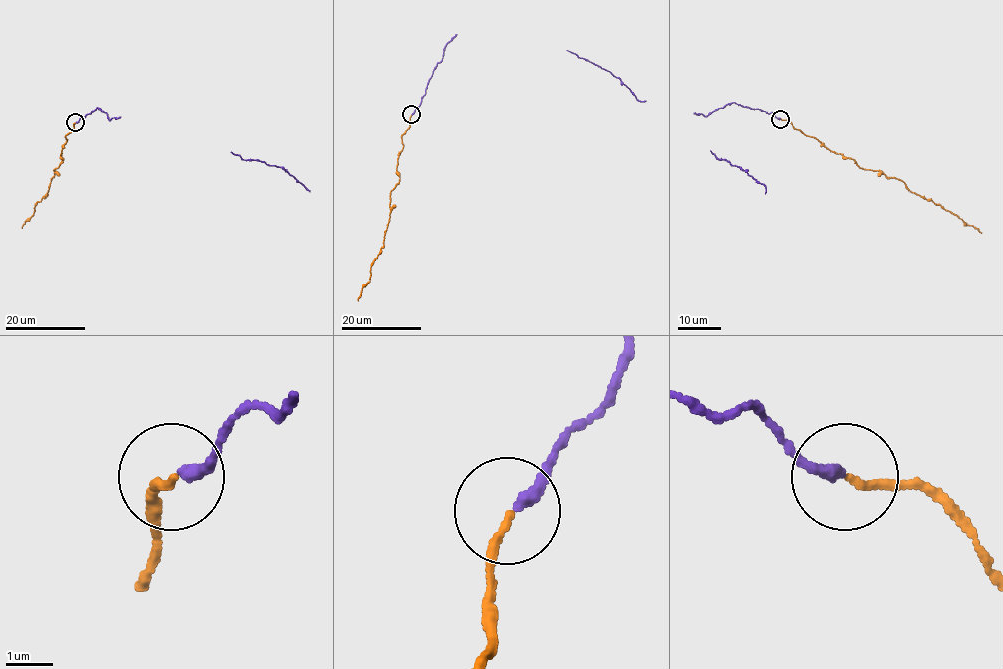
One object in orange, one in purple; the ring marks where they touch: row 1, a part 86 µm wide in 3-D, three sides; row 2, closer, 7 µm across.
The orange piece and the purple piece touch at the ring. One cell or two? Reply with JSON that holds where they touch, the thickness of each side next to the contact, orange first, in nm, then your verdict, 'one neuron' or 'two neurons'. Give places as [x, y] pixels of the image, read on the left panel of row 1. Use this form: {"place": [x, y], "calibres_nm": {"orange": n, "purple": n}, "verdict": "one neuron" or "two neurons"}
{"place": [75, 122], "calibres_nm": {"orange": 150, "purple": 240}, "verdict": "one neuron"}

